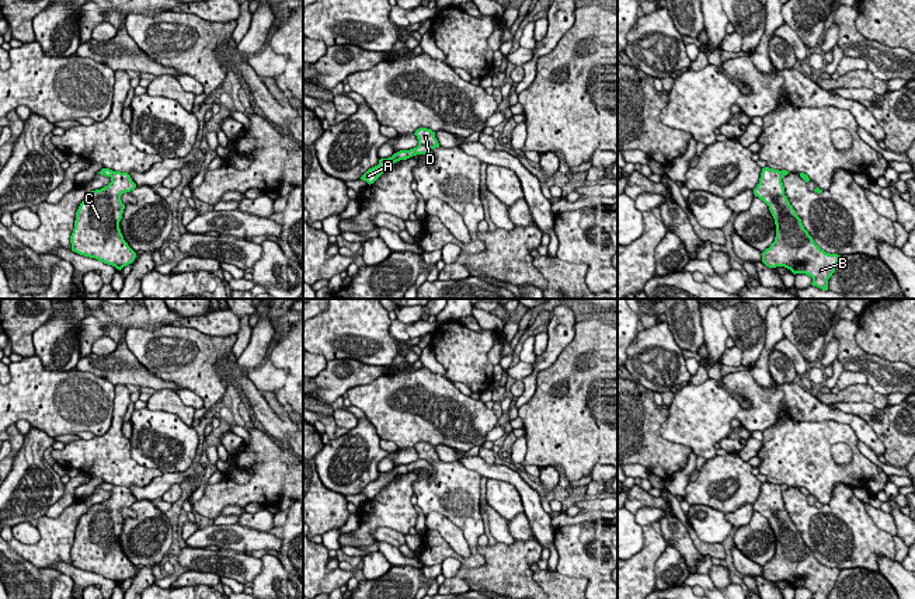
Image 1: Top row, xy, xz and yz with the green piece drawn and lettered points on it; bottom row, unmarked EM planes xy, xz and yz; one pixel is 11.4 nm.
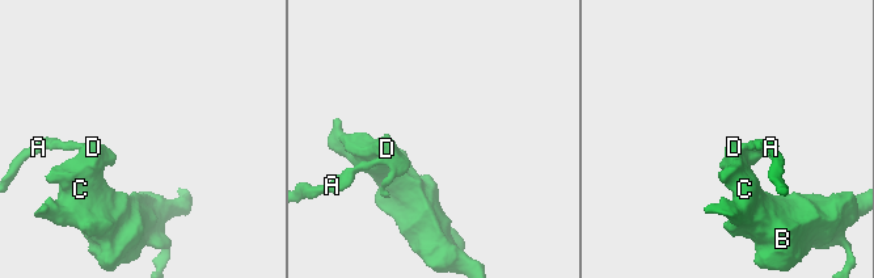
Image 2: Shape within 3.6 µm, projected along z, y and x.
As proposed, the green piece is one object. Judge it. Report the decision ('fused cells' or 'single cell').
fused cells

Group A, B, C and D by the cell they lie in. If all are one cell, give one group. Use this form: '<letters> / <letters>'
A / B C D

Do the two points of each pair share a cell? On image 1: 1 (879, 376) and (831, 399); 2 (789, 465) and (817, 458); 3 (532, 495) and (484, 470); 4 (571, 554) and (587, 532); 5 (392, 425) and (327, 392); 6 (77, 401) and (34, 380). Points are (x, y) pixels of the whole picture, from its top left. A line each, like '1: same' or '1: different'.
1: different
2: same
3: same
4: same
5: different
6: same

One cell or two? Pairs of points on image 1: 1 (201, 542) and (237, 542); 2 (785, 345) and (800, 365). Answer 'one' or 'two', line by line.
1: one
2: one

